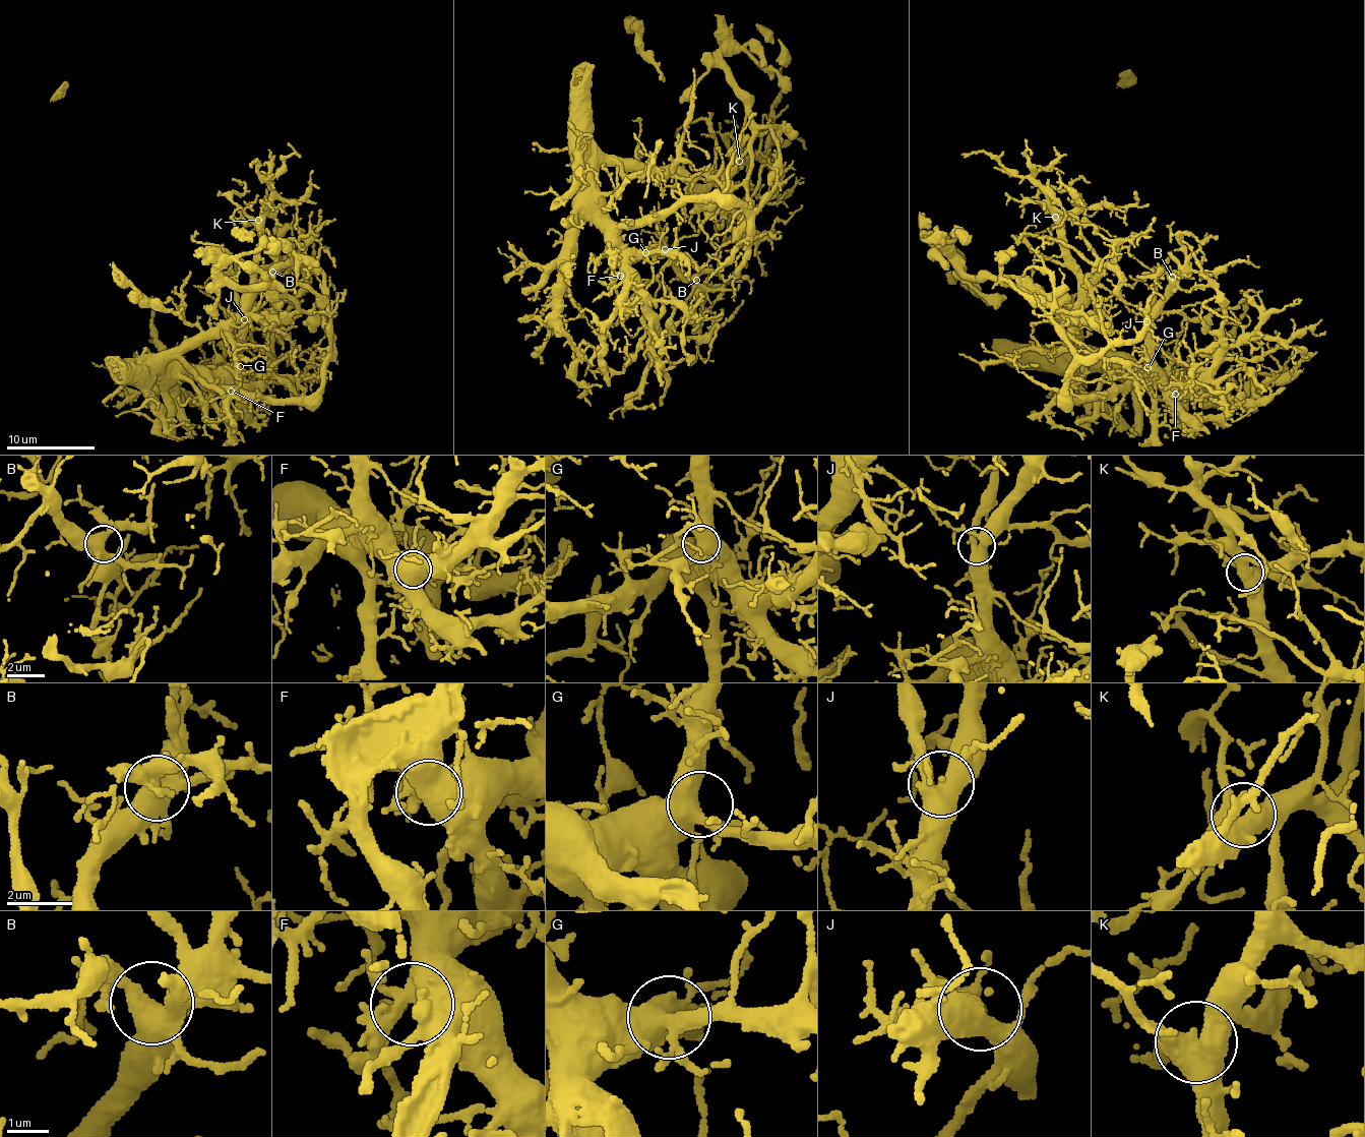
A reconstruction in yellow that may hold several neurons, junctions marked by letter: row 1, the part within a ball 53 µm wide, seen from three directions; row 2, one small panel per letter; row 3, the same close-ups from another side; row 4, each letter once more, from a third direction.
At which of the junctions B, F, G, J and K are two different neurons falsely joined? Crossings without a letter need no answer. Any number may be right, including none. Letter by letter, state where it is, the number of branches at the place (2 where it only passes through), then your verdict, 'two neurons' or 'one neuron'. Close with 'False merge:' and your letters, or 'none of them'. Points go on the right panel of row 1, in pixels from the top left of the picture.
B: (1172, 277) | 4 | one neuron
F: (1175, 394) | 4 | one neuron
G: (1148, 367) | 4 | one neuron
J: (1146, 321) | 5 | one neuron
K: (1055, 217) | 5 | one neuron
False merge: none of them

